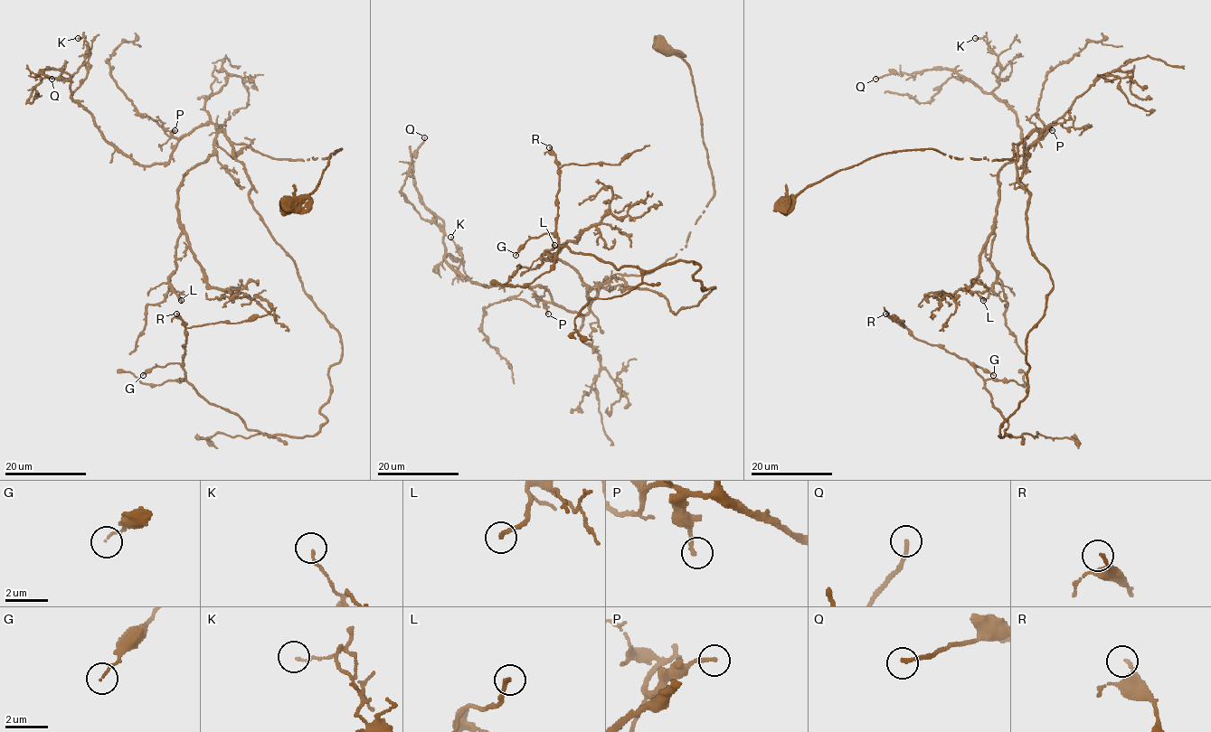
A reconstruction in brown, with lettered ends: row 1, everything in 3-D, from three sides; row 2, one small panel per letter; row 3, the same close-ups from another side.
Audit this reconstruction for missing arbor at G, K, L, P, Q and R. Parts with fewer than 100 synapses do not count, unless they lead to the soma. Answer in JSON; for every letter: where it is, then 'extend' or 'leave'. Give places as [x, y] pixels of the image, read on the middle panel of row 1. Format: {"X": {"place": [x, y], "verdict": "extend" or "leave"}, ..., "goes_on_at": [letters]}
{"G": {"place": [515, 255], "verdict": "leave"}, "K": {"place": [450, 237], "verdict": "leave"}, "L": {"place": [554, 245], "verdict": "leave"}, "P": {"place": [548, 314], "verdict": "leave"}, "Q": {"place": [424, 137], "verdict": "leave"}, "R": {"place": [549, 147], "verdict": "leave"}, "goes_on_at": []}

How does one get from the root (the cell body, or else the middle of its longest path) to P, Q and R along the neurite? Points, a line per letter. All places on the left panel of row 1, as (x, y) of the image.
P: (287, 205), (316, 187), (341, 149), (278, 159), (212, 123), (178, 138), (175, 130)
Q: (287, 205), (341, 149), (278, 159), (205, 123), (139, 165), (69, 74), (52, 79)
R: (287, 205), (341, 149), (233, 144), (254, 210), (339, 333), (314, 435), (210, 404), (176, 314)

